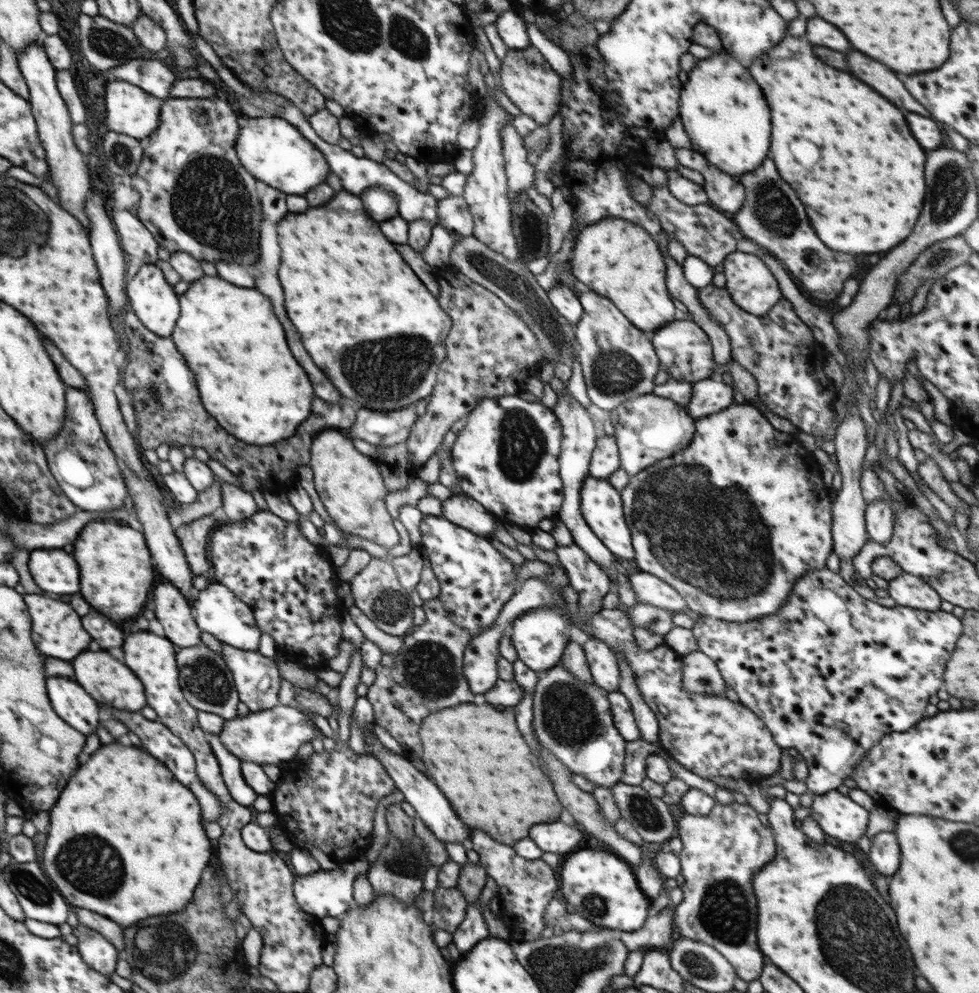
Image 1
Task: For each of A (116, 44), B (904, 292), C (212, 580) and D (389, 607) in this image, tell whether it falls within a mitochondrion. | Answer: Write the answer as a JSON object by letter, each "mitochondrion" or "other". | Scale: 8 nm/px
{"A":"mitochondrion","B":"mitochondrion","C":"other","D":"mitochondrion"}

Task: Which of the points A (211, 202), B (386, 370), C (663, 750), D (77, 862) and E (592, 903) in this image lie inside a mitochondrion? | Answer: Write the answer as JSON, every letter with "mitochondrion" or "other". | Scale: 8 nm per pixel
{"A":"mitochondrion","B":"mitochondrion","C":"other","D":"mitochondrion","E":"mitochondrion"}

